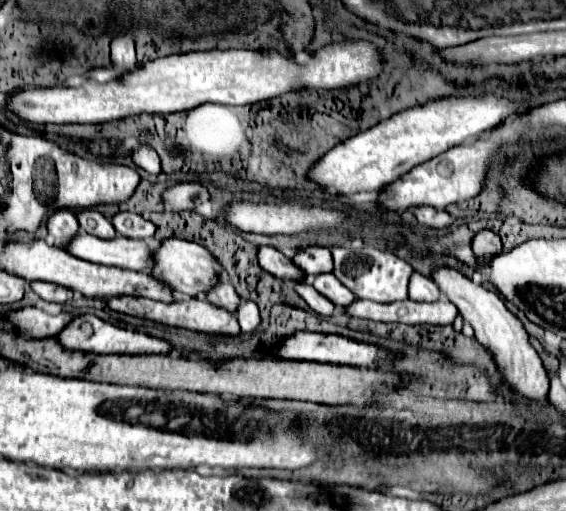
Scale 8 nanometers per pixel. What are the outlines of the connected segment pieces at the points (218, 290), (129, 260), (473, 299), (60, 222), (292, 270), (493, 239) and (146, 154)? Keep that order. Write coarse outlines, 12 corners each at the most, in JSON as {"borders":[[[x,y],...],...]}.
{"borders":[[[223,269],[217,283],[205,293],[207,301],[227,311],[241,303]],[[79,231],[65,245],[91,263],[135,271],[151,267],[141,239],[99,239]],[[455,269],[433,281],[475,329],[509,385],[547,399],[549,379],[521,321]],[[71,209],[53,211],[47,219],[49,241],[63,247],[79,231]],[[259,247],[259,265],[279,279],[299,279],[291,259],[273,247]],[[483,229],[475,233],[471,247],[475,257],[501,251],[501,239]],[[145,139],[133,149],[137,167],[161,173],[159,155]]]}

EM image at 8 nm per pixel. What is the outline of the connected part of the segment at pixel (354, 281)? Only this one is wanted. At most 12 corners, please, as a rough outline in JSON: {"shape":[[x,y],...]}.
{"shape":[[333,247],[333,275],[359,299],[407,299],[413,267],[375,247]]}

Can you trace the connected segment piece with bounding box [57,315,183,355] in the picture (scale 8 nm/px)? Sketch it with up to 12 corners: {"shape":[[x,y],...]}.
{"shape":[[95,315],[71,321],[63,347],[87,353],[181,353],[169,341]]}

